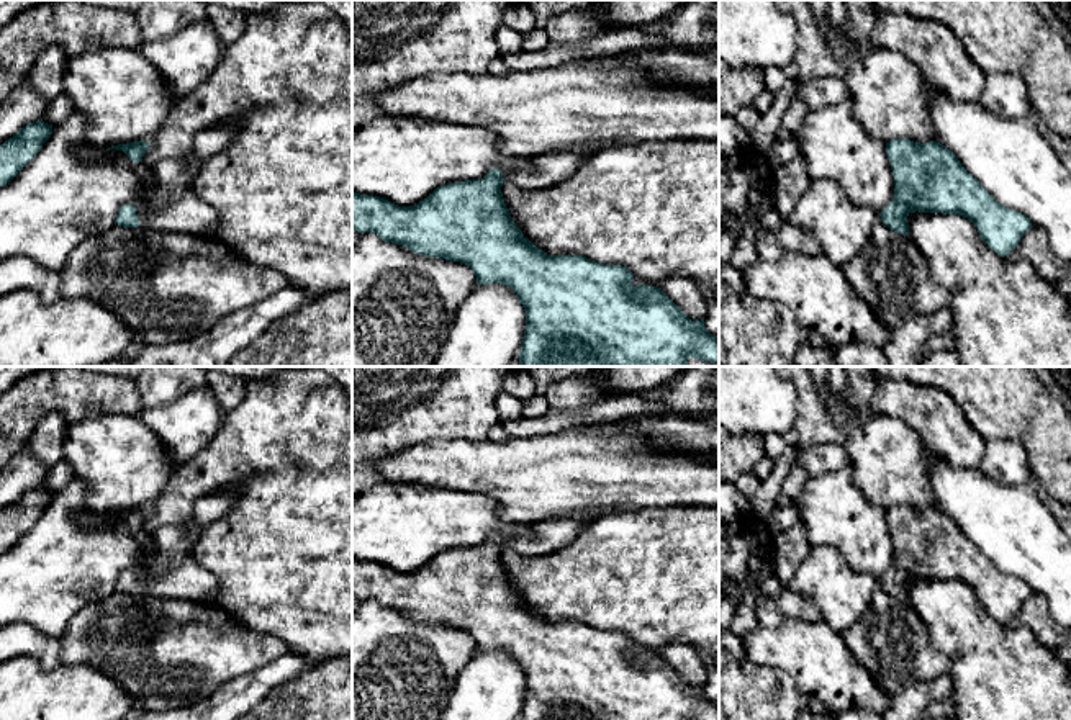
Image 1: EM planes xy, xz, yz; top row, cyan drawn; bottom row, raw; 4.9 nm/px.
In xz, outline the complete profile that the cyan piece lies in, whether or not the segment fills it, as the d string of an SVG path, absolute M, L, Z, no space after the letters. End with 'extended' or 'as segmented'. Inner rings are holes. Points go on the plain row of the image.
M604 509L580 517L540 520L527 535L491 535L483 545L437 553L414 573L398 573L385 565L352 558L352 596L373 599L382 607L411 615L414 620L468 632L477 651L493 648L509 653L526 677L526 697L519 720L719 720L719 704L709 700L704 686L691 687L663 658L650 651L634 653L634 641L621 632L598 630L583 622L547 622L516 592L506 574L501 553L511 548L522 556L542 556L568 545L581 529L599 515L617 511Z | extended

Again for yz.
M892 506L886 509L886 522L894 565L879 586L897 601L909 601L907 583L915 578L958 581L974 591L991 617L1005 623L1032 594L1025 581L999 571L940 509Z | as segmented

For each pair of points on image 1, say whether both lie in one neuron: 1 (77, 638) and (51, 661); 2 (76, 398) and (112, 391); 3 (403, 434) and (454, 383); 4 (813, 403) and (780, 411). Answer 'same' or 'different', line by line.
1: different
2: same
3: same
4: different

